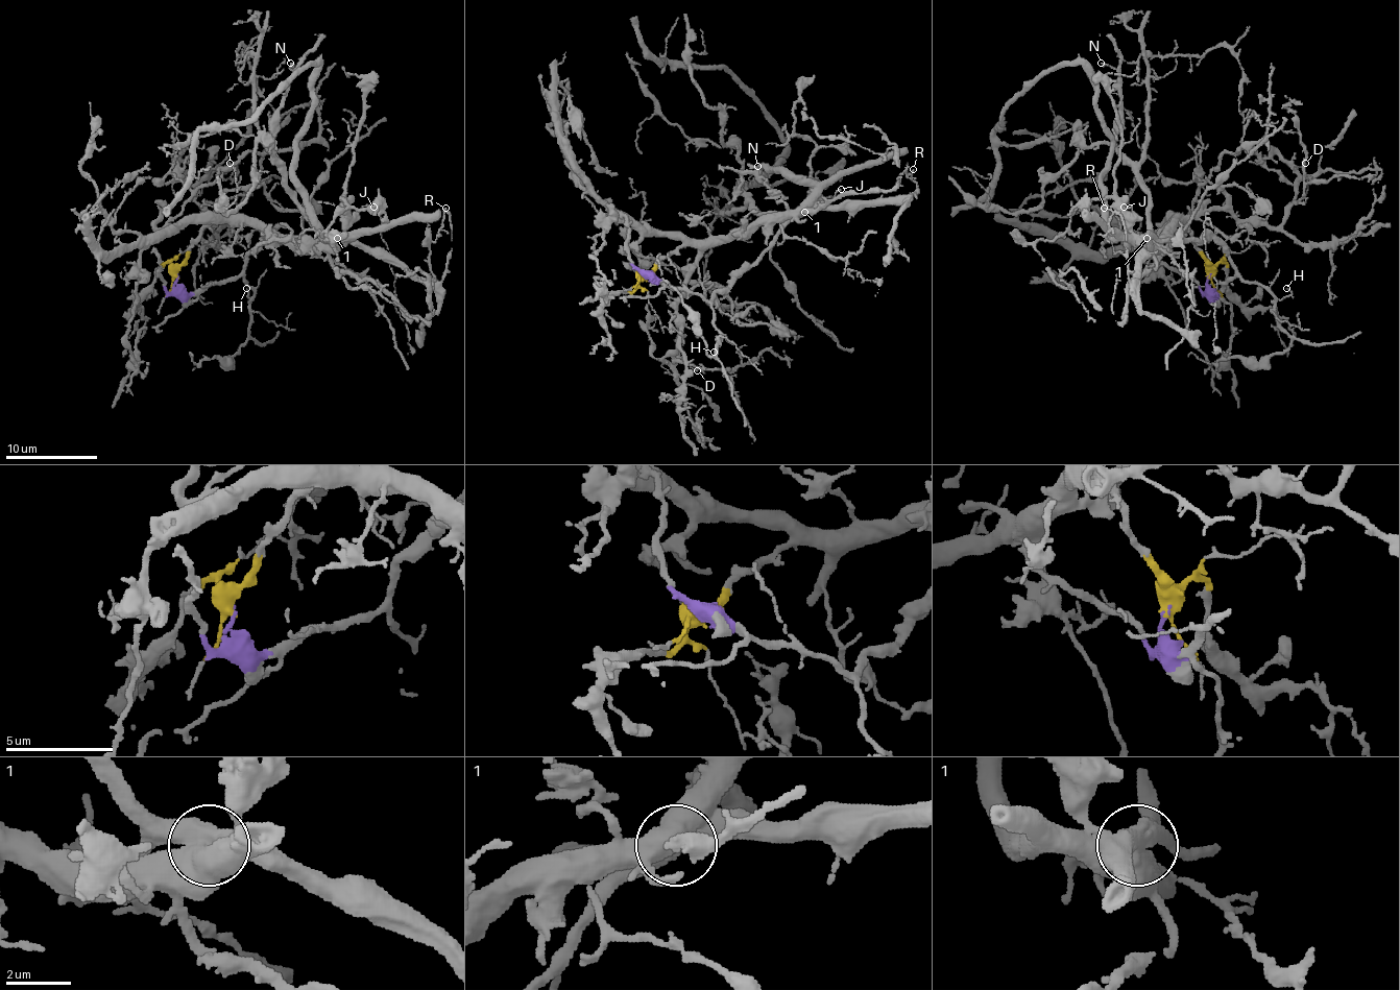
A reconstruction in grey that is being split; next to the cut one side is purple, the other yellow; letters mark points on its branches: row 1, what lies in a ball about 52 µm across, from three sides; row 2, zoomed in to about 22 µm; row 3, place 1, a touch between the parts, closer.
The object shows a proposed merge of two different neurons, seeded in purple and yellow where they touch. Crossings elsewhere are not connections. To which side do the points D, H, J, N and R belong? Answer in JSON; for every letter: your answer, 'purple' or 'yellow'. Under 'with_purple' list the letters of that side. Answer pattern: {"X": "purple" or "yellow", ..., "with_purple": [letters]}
{"D": "yellow", "H": "purple", "J": "purple", "N": "purple", "R": "purple", "with_purple": ["H", "J", "N", "R"]}

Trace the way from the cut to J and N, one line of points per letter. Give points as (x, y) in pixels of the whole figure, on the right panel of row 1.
J: (1209, 275), (1207, 285), (1216, 293), (1234, 273), (1214, 241), (1142, 238), (1131, 230), (1131, 207), (1125, 207)
N: (1209, 275), (1216, 293), (1234, 273), (1214, 241), (1154, 236), (1150, 195), (1115, 142), (1119, 75), (1102, 64)

